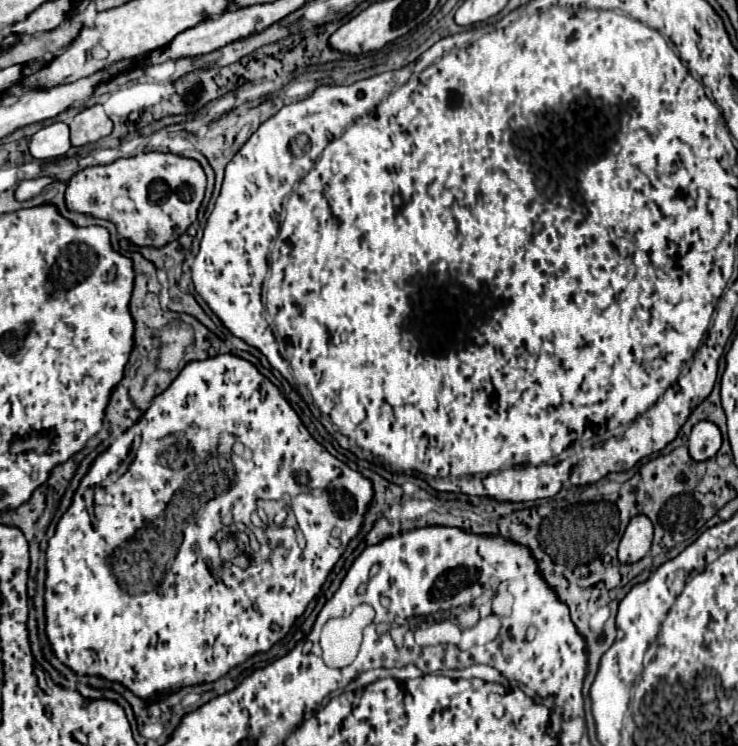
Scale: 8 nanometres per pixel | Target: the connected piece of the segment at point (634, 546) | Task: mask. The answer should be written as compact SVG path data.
M646 516L632 518L618 546L618 560L622 564L634 564L650 552L650 544L652 544L650 520Z

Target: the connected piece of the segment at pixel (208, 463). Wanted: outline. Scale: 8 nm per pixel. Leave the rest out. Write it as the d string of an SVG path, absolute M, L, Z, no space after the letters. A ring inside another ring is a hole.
M220 354L220 356L208 358L208 360L188 362L182 368L182 372L176 376L176 380L150 402L148 410L144 410L144 414L138 418L138 422L134 426L130 426L126 432L122 432L120 436L116 436L112 440L112 444L96 456L96 460L88 468L86 476L82 478L78 490L74 492L70 508L62 514L60 522L56 524L54 536L48 540L44 610L46 610L46 636L52 646L52 652L74 674L100 676L100 678L106 678L112 682L120 682L134 696L146 700L146 704L152 704L154 700L160 700L166 694L178 692L180 688L186 688L186 686L198 686L202 682L216 682L228 670L246 662L250 656L270 650L278 640L282 640L290 632L296 618L302 616L302 612L306 610L310 600L320 592L322 584L326 582L326 576L332 572L332 568L344 554L348 542L360 532L372 498L374 498L372 482L368 478L364 478L360 472L354 472L352 468L348 468L344 462L340 462L332 454L328 454L328 450L324 446L320 446L310 436L310 432L304 428L298 414L292 410L292 406L282 396L282 392L270 380L266 380L254 364L242 360L234 354ZM236 444L242 444L244 450L248 450L248 454L252 454L252 458L244 460L242 456L238 456L234 450ZM282 494L290 496L290 504L292 504L294 518L296 518L296 528L304 534L306 546L304 548L298 546L292 528L290 530L282 528L282 522L286 520L288 510L280 510L270 520L270 522L274 522L274 528L270 530L272 532L270 540L290 542L290 550L286 550L286 558L282 558L282 554L278 554L278 558L274 558L274 578L268 578L268 582L258 582L256 566L252 566L250 570L244 570L244 572L238 566L230 566L228 570L220 568L218 544L214 540L214 534L222 528L222 516L232 512L234 518L250 518L250 514L256 512L262 518L262 522L266 526L270 526L270 522L266 522L266 512L260 506L256 506L256 502L258 500L280 500ZM114 542L124 542L124 544L114 550Z

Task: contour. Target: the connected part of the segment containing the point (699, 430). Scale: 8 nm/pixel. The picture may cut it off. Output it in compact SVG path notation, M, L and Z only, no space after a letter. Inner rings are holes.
M708 420L698 422L692 428L692 434L688 438L690 458L696 462L704 462L704 460L712 458L720 450L720 442L722 442L722 434L716 424L712 424Z

